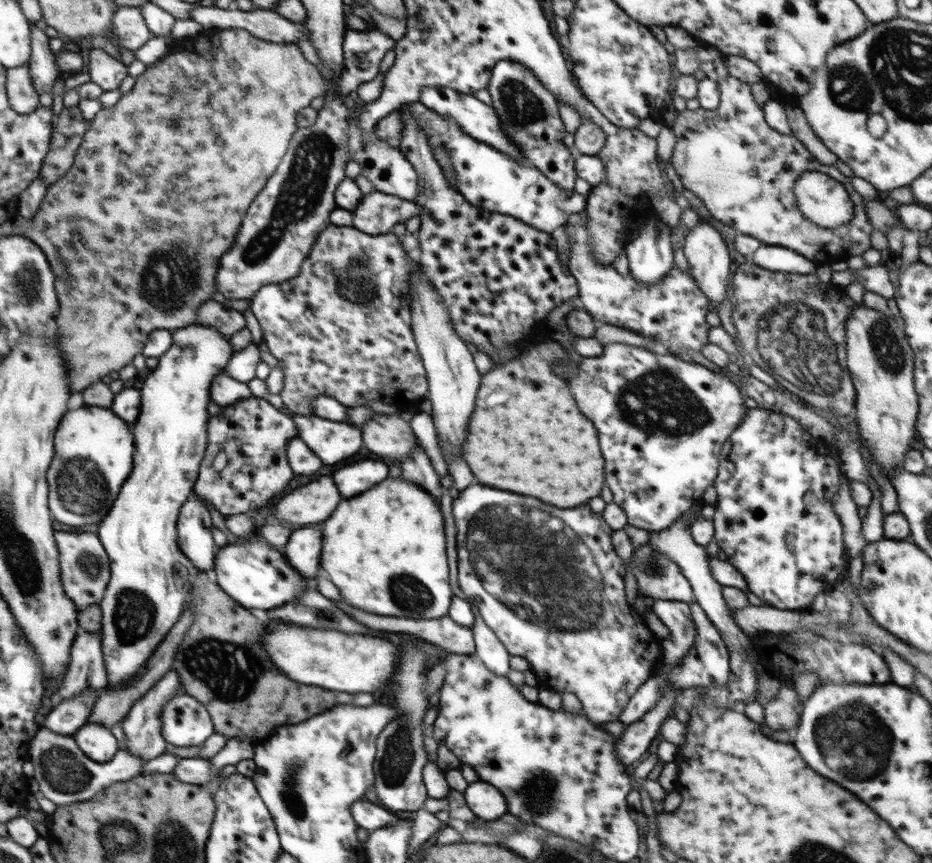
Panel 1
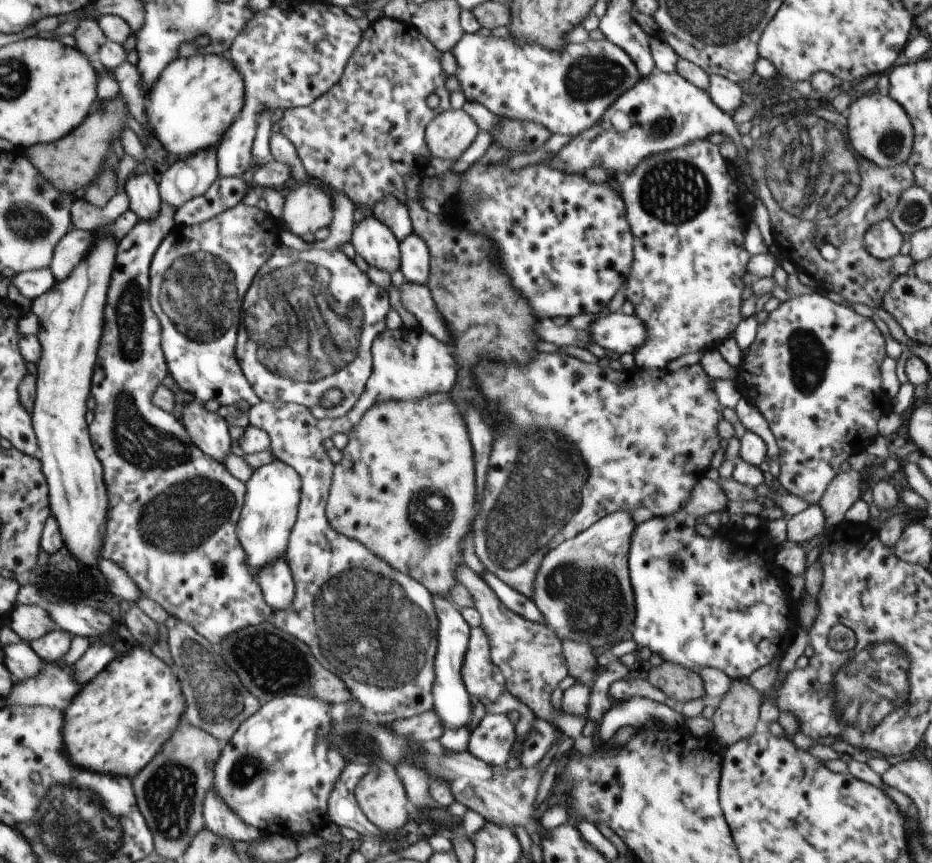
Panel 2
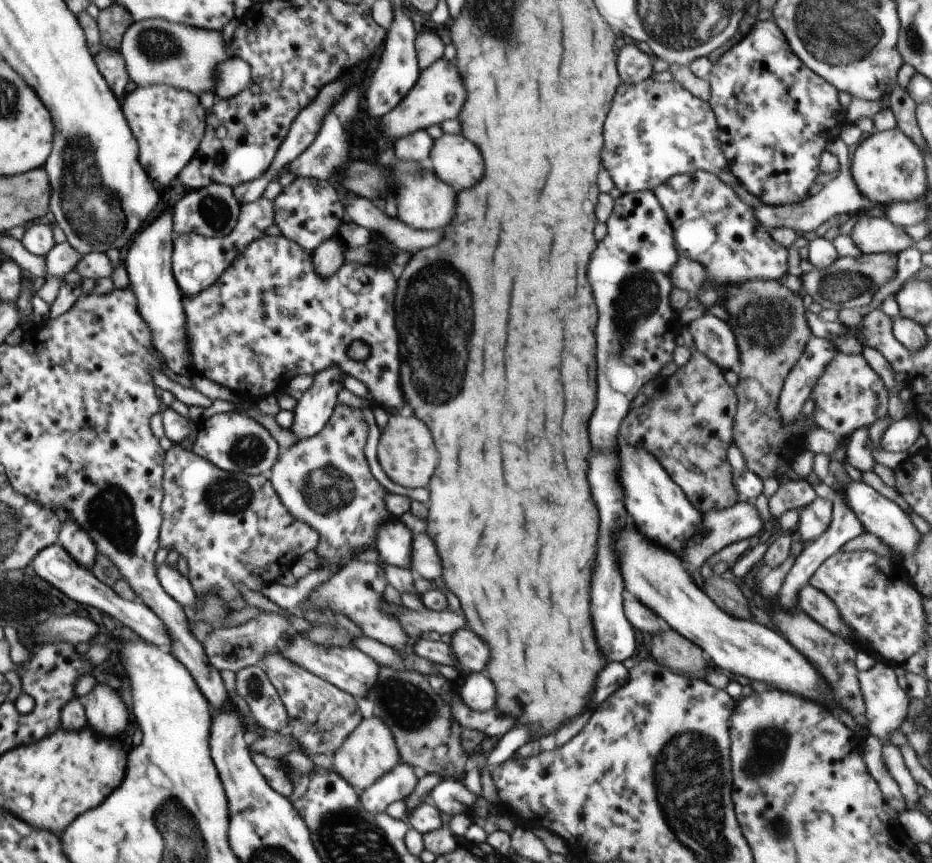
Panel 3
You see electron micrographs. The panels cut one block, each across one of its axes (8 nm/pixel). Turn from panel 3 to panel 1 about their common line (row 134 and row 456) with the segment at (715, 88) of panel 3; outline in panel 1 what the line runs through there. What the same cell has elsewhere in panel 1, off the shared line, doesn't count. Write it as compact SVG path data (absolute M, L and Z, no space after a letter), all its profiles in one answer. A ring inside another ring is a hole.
M761 407L748 408L745 420L736 427L725 441L719 455L719 471L713 486L717 492L717 502L714 506L715 514L713 519L715 537L718 546L721 548L721 556L739 569L745 581L749 584L749 590L757 598L764 601L764 604L780 610L797 610L810 608L818 594L826 593L848 574L849 555L846 553L845 542L843 541L843 524L833 510L833 496L839 489L839 478L842 474L840 453L834 452L834 447L826 441L816 438L797 420L791 416L776 411L766 410Z

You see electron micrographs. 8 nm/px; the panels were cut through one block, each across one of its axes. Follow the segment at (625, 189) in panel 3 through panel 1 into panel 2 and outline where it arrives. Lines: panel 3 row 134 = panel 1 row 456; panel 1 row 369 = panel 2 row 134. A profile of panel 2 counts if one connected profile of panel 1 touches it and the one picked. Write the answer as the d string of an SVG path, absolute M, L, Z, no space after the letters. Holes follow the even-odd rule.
M654 70L648 76L641 77L630 90L624 92L612 106L608 107L596 124L572 137L562 150L550 159L552 164L550 168L566 174L584 174L592 166L602 166L608 178L610 176L619 178L619 174L630 174L644 158L652 154L684 148L686 144L692 144L694 140L706 140L712 134L726 134L736 145L738 156L744 162L745 169L742 173L744 182L748 191L755 196L753 223L758 226L764 243L770 247L774 242L768 210L754 190L754 178L746 168L748 149L740 141L741 134L736 129L732 115L718 108L706 90L697 88L676 71L664 74L662 71ZM614 114L624 114L630 126L626 130L616 128L616 124L612 122Z

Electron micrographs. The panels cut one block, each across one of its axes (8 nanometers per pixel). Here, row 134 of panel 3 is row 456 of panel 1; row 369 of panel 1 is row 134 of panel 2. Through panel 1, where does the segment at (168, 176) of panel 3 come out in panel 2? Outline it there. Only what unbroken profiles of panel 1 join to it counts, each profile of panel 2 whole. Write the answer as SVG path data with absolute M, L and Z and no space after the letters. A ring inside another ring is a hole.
M207 54L178 58L160 72L158 80L146 94L146 118L150 132L162 144L166 152L181 158L196 155L222 141L225 133L234 124L236 114L246 106L247 89L240 71L225 54Z

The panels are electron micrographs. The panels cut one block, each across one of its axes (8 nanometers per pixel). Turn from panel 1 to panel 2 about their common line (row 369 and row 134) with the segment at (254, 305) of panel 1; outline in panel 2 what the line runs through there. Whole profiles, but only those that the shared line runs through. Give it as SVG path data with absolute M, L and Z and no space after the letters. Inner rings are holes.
M383 16L371 23L365 30L360 44L356 46L354 54L350 56L350 60L346 62L340 80L338 80L326 94L322 94L320 98L310 104L310 106L290 108L284 111L283 117L279 122L281 133L294 145L294 148L296 148L298 158L300 158L300 162L302 162L302 166L304 166L304 170L306 170L308 176L320 180L325 187L334 189L339 193L344 193L356 206L365 206L366 208L372 209L384 196L394 196L394 198L398 198L400 202L404 202L404 204L408 205L409 201L406 198L406 184L404 184L404 178L406 178L408 174L412 174L412 172L423 175L424 168L428 166L428 162L430 162L432 157L430 150L428 150L428 145L426 144L426 126L428 126L438 114L450 108L451 92L449 92L444 85L446 84L448 75L444 73L440 65L441 56L442 52L440 52L440 49L436 48L436 46L410 22L404 23ZM430 94L436 94L436 96L440 98L440 104L438 104L436 108L430 108L430 106L428 106L428 96L430 96Z

